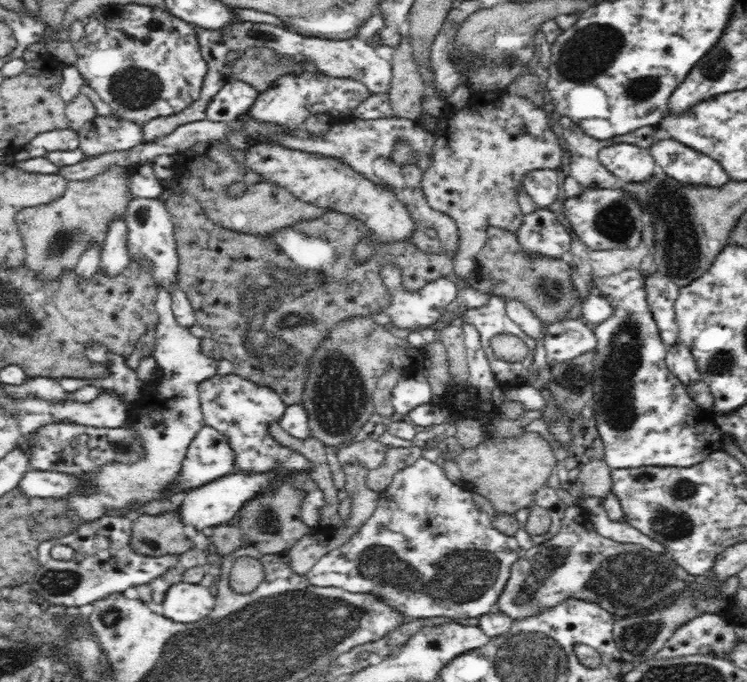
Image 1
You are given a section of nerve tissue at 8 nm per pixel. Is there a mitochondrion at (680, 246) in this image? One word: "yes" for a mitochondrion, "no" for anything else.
yes

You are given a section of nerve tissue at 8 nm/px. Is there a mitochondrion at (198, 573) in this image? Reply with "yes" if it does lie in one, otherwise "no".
no

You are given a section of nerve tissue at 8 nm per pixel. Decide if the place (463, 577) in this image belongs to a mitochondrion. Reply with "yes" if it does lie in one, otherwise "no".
yes

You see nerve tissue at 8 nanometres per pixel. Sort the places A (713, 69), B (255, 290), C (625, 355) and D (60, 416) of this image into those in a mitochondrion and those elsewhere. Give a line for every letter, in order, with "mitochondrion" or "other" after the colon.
A: mitochondrion
B: mitochondrion
C: mitochondrion
D: other

